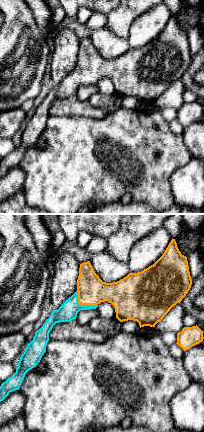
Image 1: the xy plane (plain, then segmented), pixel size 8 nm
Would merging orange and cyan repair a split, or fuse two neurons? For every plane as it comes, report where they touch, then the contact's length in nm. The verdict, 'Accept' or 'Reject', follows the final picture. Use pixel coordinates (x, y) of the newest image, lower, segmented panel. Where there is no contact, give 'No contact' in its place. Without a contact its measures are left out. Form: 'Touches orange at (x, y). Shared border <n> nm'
Touches orange at (82, 304). Shared border 200 nm

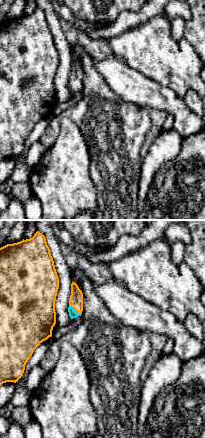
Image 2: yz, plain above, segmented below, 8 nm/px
Touches orange at (75, 309). Shared border 120 nm

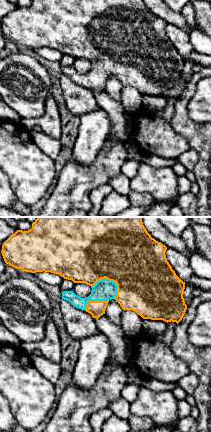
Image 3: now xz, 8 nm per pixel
Touches orange at (109, 280). Shared border 220 nm

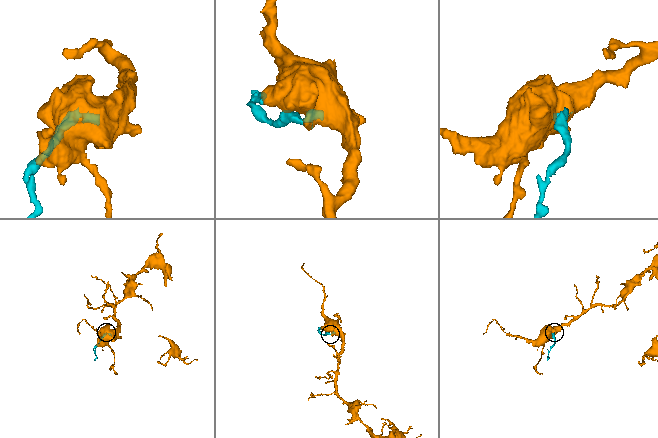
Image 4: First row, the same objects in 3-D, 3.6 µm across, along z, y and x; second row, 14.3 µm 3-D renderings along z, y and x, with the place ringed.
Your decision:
Accept

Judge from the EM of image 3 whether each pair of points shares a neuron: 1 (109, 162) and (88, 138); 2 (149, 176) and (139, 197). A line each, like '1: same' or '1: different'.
1: different
2: different

